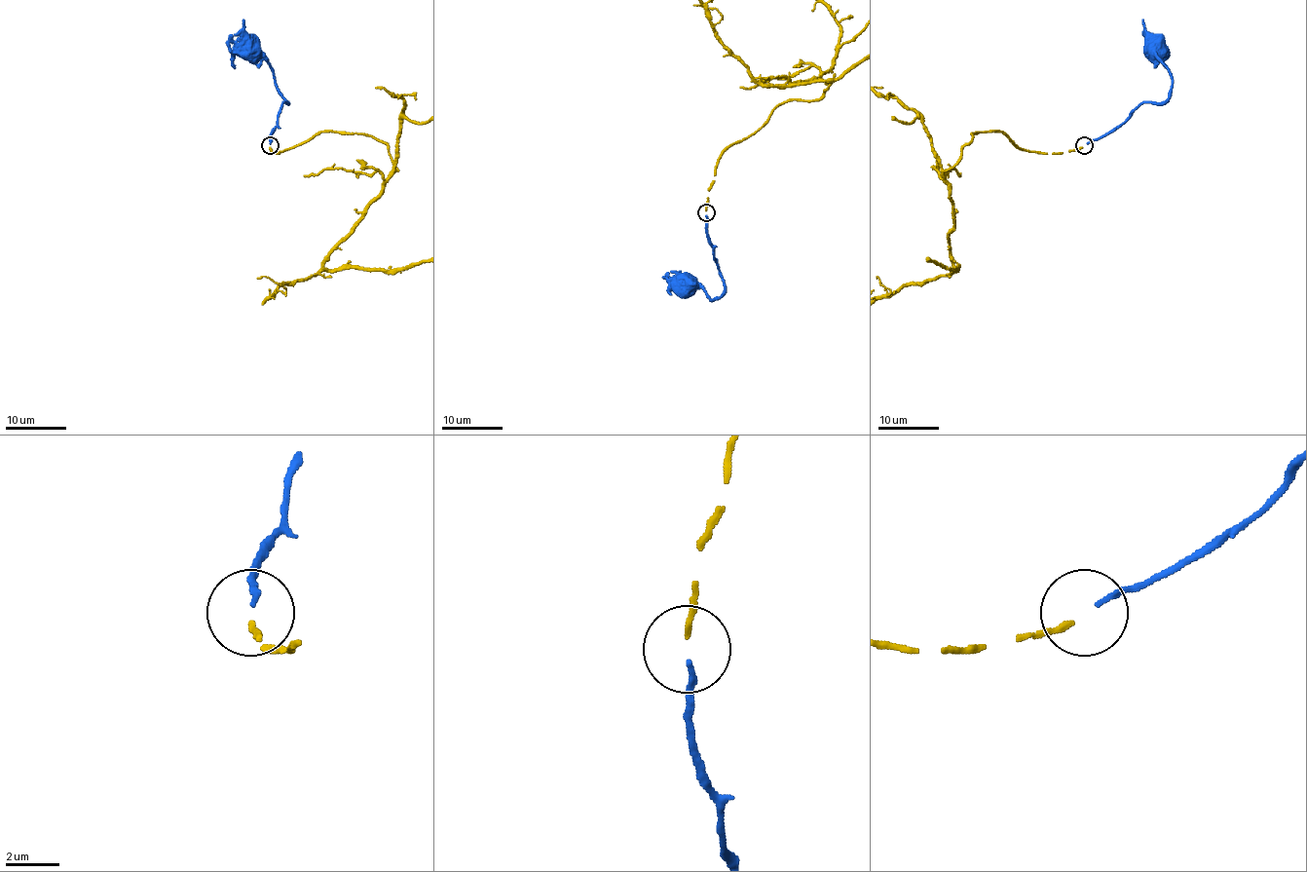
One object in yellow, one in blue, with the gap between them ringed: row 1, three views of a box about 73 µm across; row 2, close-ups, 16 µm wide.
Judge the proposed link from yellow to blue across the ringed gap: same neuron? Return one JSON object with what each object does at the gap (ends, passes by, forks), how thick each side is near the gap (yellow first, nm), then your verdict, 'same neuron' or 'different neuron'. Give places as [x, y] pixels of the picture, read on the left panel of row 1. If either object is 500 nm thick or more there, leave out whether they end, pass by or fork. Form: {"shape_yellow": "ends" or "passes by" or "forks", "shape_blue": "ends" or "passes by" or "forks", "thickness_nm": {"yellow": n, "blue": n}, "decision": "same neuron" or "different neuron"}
{"shape_yellow": "ends", "shape_blue": "ends", "thickness_nm": {"yellow": 200, "blue": 190}, "decision": "same neuron"}

